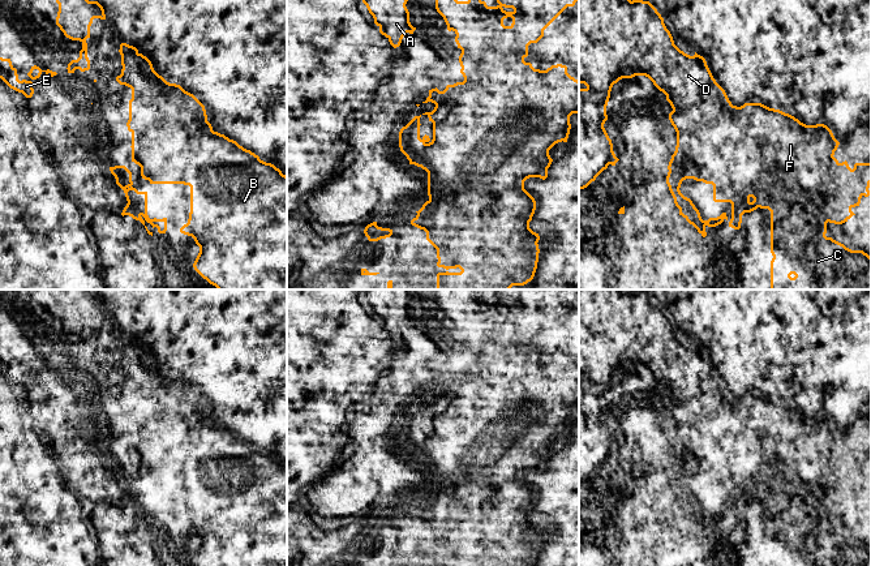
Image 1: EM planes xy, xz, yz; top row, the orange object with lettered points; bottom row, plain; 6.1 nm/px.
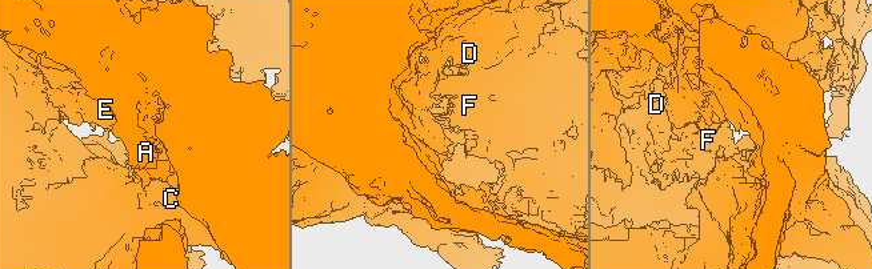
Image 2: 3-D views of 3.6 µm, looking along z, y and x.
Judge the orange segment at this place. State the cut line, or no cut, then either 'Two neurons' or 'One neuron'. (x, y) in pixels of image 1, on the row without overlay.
Split along yz (733, 398), (741, 406), (741, 412), (746, 417), (742, 476). Two neurons

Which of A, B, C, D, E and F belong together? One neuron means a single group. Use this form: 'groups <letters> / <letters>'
groups A B C D F / E

